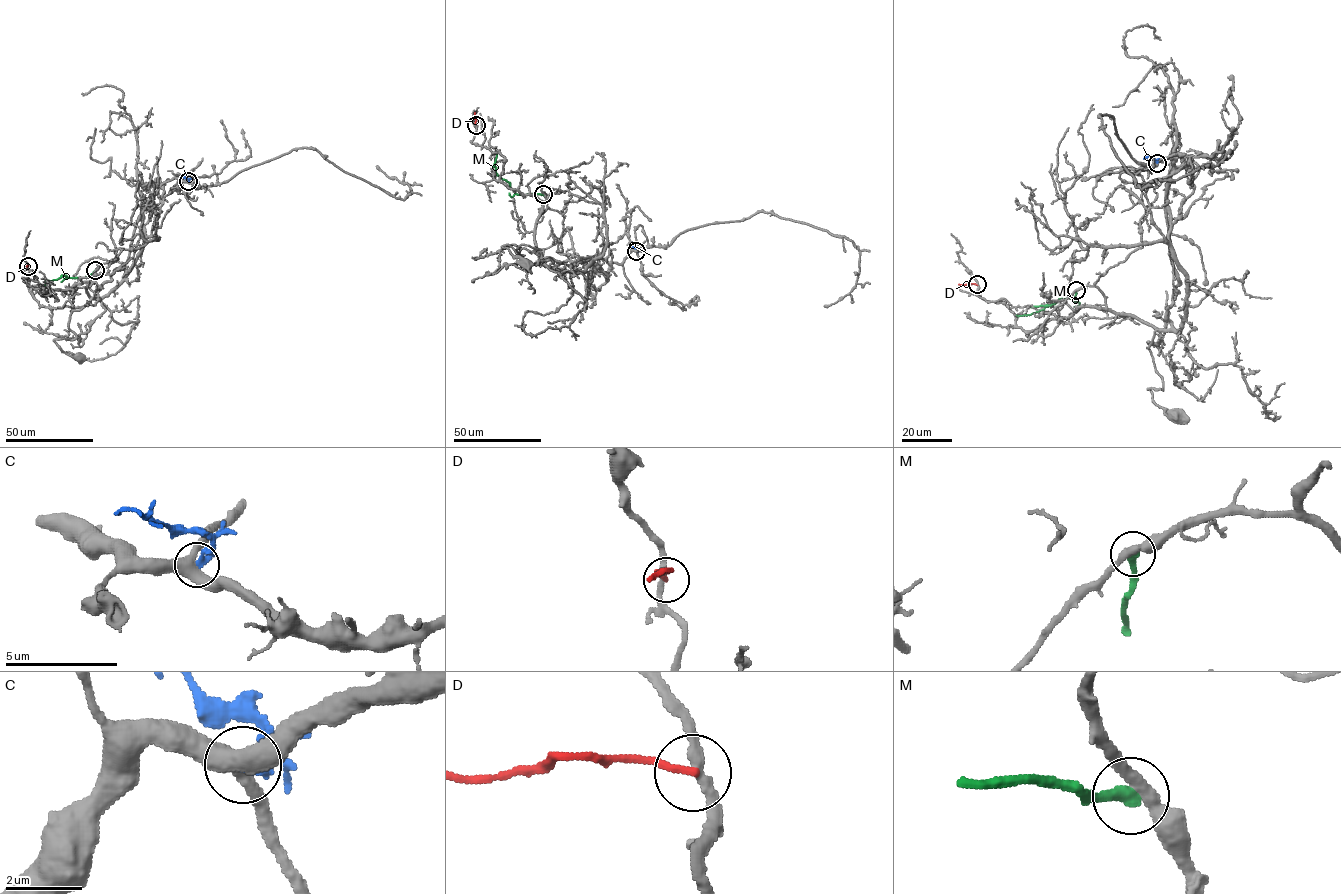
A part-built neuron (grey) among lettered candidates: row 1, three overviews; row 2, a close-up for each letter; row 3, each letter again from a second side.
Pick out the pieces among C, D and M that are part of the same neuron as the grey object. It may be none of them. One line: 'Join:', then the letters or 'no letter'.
Join: no letter

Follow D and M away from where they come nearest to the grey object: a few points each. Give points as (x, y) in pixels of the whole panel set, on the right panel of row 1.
D: (977, 284), (958, 284)
M: (1076, 290), (1076, 301), (1061, 297), (1035, 313), (1016, 315)

